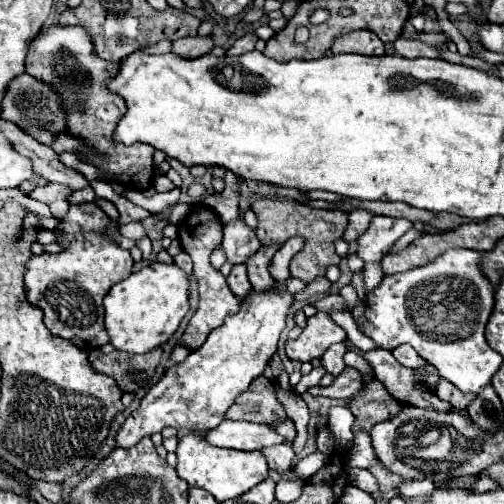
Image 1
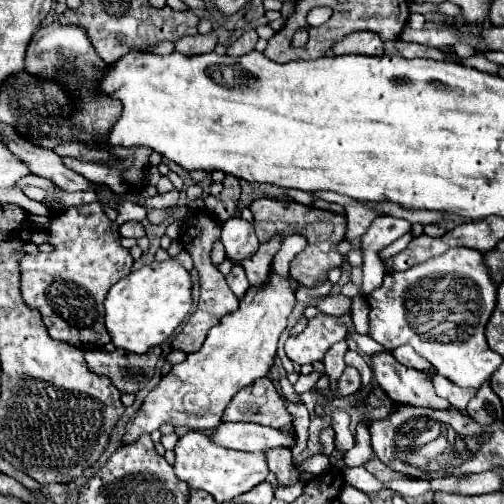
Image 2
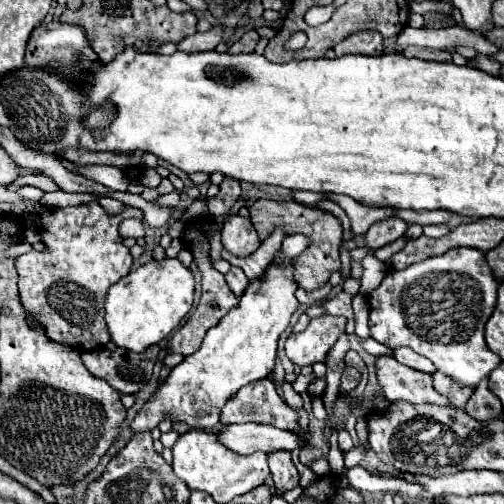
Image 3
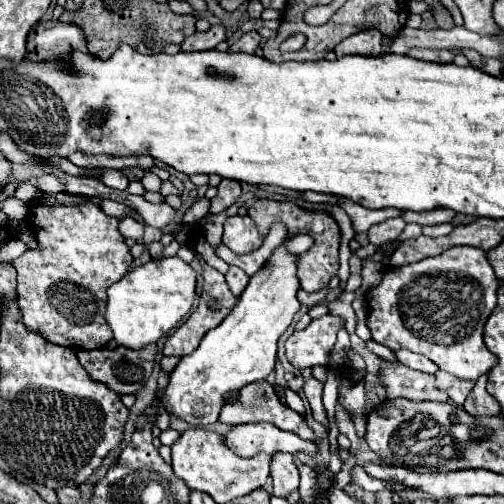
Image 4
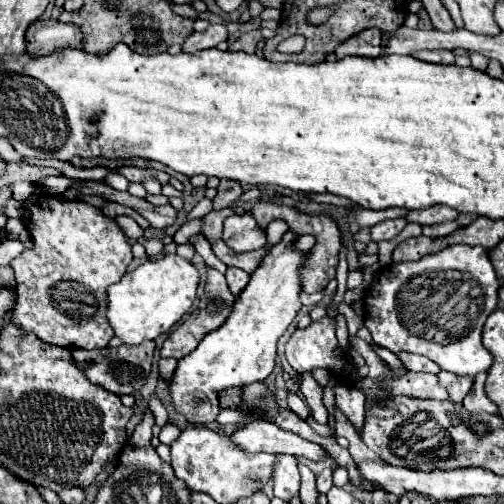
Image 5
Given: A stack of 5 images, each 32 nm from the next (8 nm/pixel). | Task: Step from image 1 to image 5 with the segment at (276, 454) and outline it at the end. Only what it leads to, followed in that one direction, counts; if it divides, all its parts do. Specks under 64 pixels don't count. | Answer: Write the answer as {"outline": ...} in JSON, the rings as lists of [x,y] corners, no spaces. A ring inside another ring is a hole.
{"outline":[[[278,456],[276,470],[274,470],[274,496],[290,502],[300,490],[300,474],[298,462],[292,456]]]}

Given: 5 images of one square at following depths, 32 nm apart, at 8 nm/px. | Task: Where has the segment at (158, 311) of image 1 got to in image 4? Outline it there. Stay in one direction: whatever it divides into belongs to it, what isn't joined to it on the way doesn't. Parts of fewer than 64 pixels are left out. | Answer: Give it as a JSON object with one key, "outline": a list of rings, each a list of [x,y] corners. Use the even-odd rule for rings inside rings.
{"outline":[[[178,256],[150,260],[132,272],[128,272],[120,282],[108,288],[106,320],[114,332],[114,340],[120,346],[142,348],[148,342],[156,342],[166,336],[192,308],[196,296],[196,272]]]}

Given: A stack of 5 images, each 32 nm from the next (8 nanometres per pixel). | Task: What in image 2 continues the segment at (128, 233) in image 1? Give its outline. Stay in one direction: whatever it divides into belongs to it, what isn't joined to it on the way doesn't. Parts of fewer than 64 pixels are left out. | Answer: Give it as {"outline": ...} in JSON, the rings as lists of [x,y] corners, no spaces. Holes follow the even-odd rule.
{"outline":[[[124,222],[124,238],[142,238],[144,236],[144,226],[140,222]]]}

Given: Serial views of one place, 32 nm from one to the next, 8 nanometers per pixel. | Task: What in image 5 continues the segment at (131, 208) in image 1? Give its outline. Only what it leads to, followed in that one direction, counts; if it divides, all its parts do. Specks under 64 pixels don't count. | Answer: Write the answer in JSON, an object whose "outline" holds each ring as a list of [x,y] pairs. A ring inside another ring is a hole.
{"outline":[[[36,186],[30,198],[24,200],[22,222],[28,228],[34,246],[26,248],[18,258],[12,260],[12,268],[16,274],[16,290],[18,300],[12,314],[12,320],[24,334],[36,334],[42,342],[62,346],[62,348],[106,348],[112,340],[114,332],[106,318],[106,288],[118,282],[128,264],[132,262],[132,246],[128,244],[126,234],[114,222],[114,218],[102,214],[98,208],[86,202],[70,202],[60,200],[54,194],[48,194],[40,186]]]}

